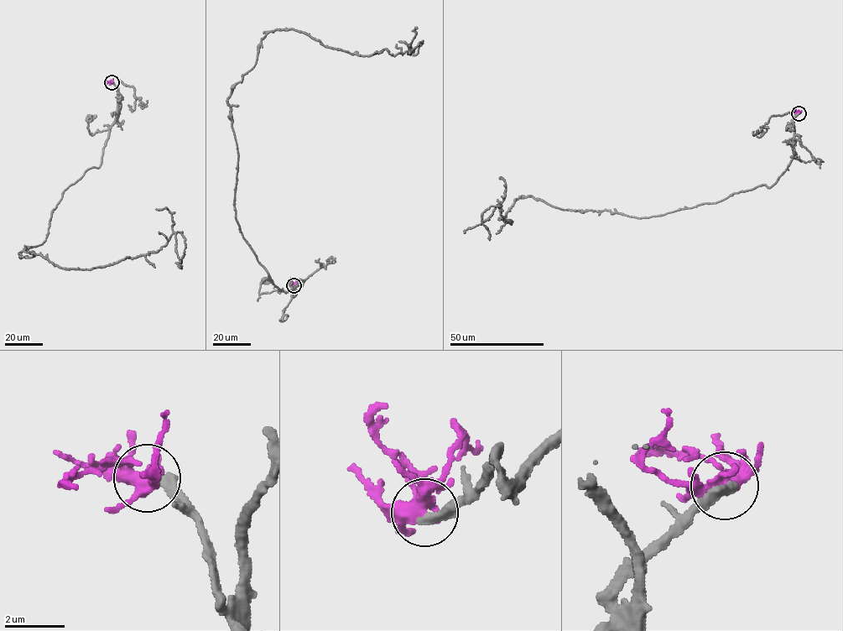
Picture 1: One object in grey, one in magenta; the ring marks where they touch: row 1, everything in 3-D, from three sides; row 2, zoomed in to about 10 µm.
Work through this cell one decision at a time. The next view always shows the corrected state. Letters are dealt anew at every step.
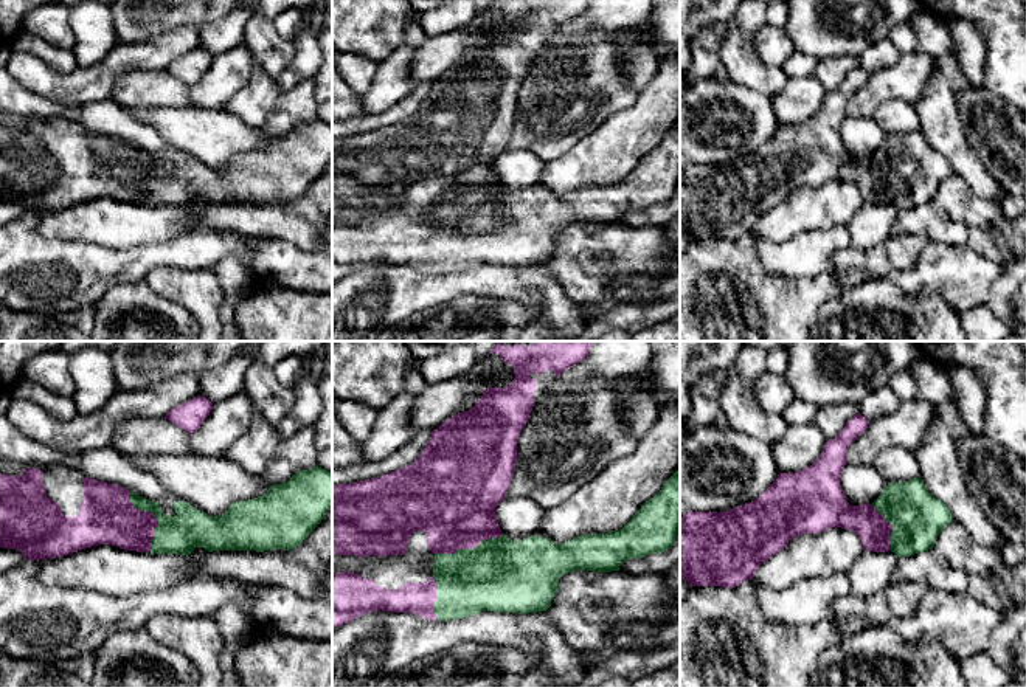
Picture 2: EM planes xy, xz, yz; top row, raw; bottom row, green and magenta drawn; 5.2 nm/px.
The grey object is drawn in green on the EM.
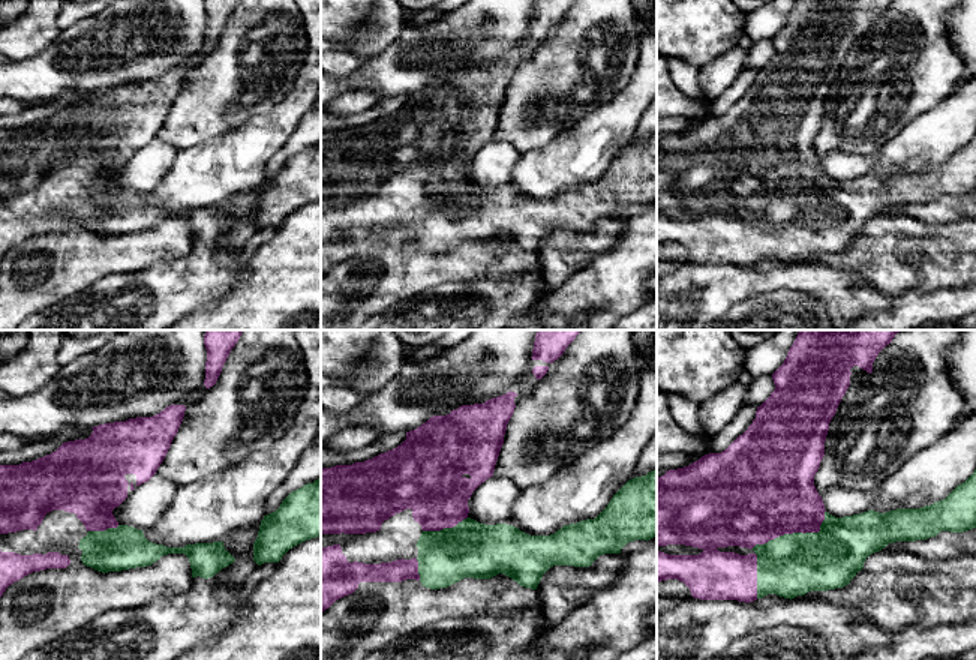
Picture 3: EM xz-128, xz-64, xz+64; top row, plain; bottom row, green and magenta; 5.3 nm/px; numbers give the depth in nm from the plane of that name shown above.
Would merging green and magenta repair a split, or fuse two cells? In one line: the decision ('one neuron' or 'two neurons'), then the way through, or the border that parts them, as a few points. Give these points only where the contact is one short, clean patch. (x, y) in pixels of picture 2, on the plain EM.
one neuron

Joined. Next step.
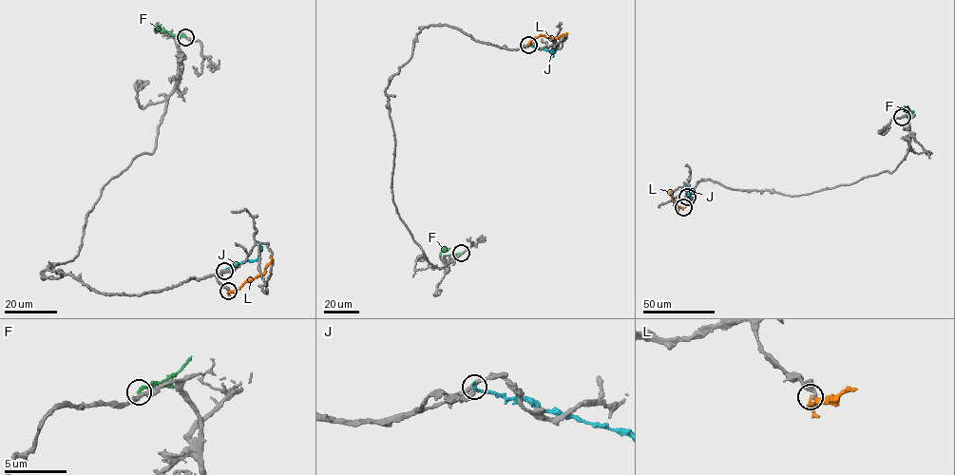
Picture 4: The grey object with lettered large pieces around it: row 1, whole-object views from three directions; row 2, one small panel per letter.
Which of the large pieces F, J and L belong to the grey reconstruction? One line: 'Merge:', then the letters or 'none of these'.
Merge: none of these

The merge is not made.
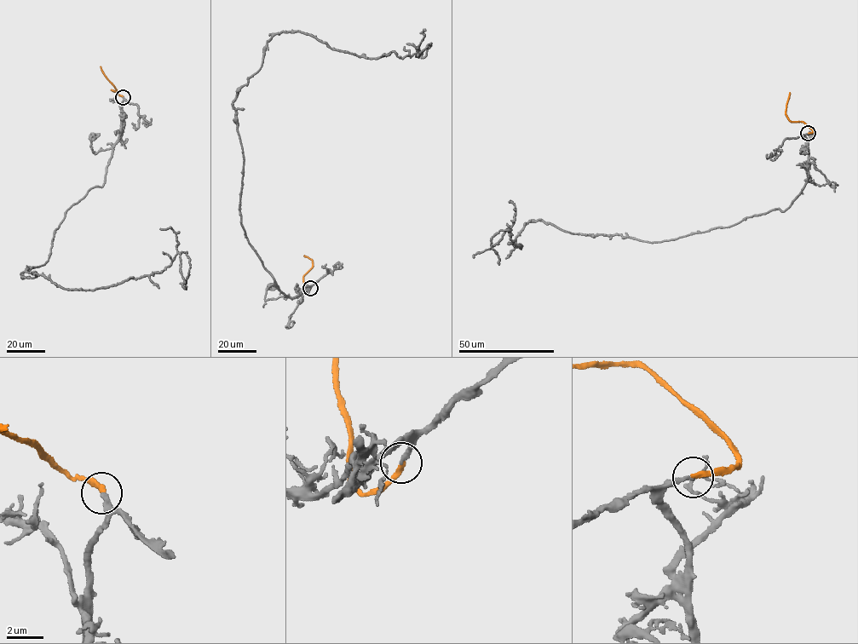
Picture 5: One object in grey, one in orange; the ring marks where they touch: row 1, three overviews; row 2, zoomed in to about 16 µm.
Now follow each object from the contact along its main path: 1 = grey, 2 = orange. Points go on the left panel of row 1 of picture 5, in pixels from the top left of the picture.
1: (123, 97), (103, 185), (66, 211), (48, 261), (20, 274), (92, 290), (158, 273), (186, 252), (187, 289)
2: (123, 97), (111, 90), (117, 90), (100, 66)

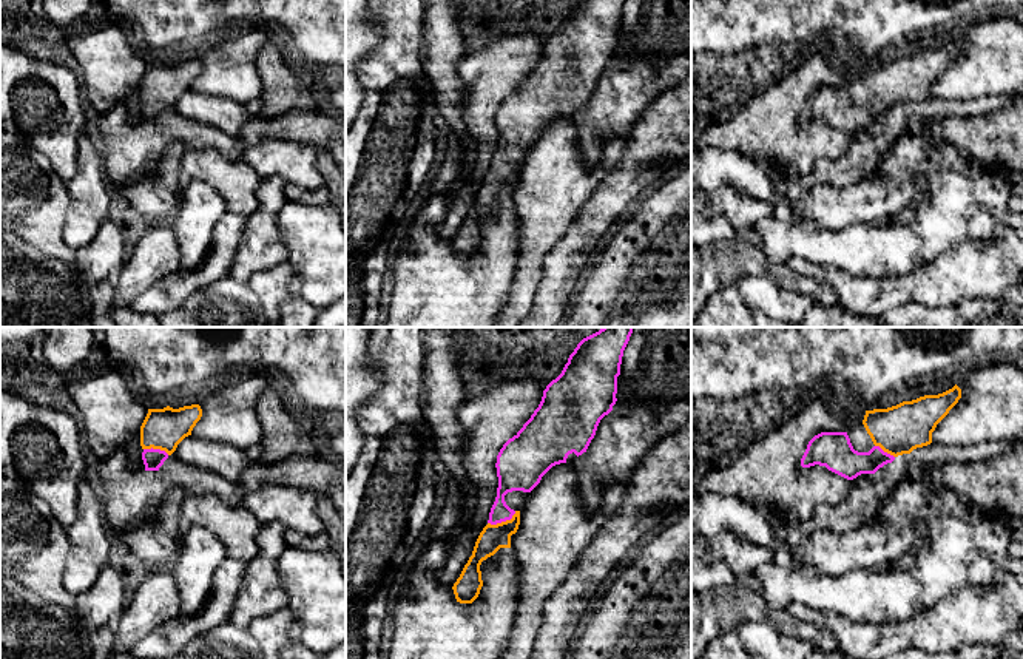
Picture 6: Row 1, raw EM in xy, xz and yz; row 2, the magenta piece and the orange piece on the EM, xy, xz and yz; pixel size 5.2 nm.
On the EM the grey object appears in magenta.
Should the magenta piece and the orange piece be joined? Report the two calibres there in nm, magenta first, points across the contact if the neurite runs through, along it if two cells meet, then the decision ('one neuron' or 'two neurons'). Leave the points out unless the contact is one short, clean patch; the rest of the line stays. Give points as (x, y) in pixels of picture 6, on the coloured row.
calibres 180 and 140 nm; way xz (514, 474), (500, 493), (502, 520), (499, 531), (492, 537); one neuron

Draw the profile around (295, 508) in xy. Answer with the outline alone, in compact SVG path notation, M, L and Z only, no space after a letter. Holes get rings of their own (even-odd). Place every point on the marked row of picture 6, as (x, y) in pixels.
M262 486L242 497L241 505L247 508L259 523L281 522L289 529L315 536L322 531L316 512L319 497L289 486Z

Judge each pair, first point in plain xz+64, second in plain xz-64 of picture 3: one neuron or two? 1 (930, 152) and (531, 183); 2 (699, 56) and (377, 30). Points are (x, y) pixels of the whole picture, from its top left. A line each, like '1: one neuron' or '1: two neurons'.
1: one neuron
2: two neurons

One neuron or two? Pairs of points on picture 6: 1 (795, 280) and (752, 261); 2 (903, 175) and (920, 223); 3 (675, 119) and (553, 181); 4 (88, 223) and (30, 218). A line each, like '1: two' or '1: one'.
1: one
2: two
3: two
4: two

